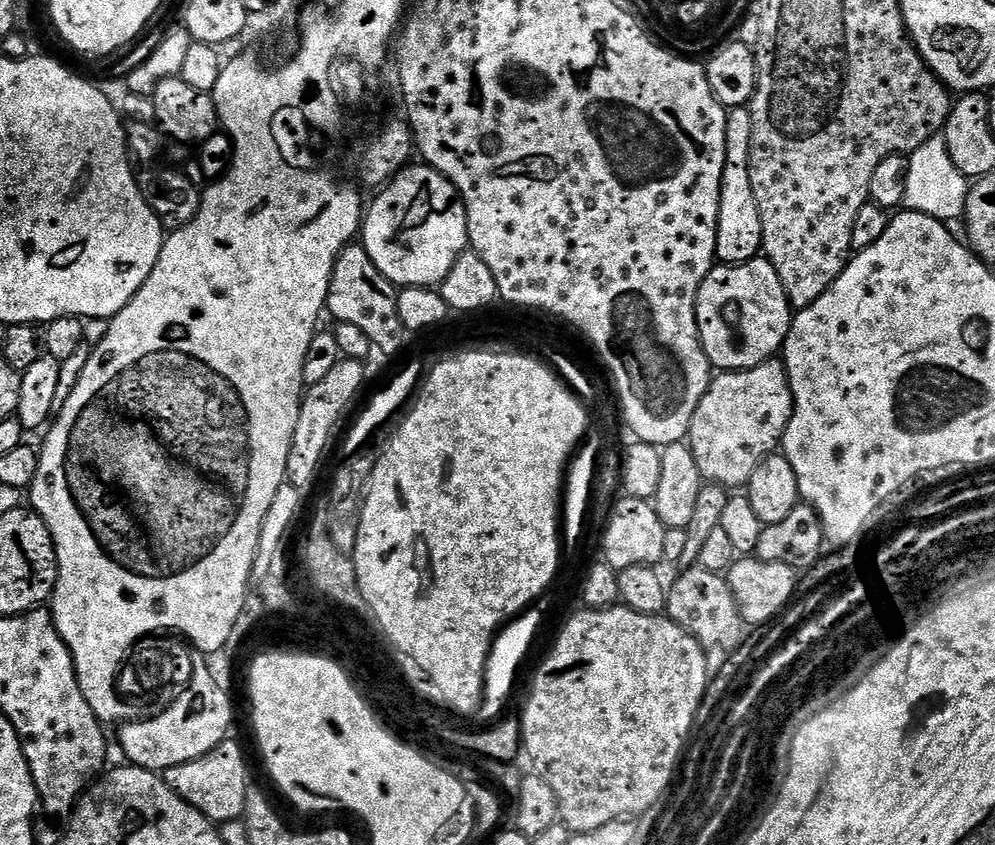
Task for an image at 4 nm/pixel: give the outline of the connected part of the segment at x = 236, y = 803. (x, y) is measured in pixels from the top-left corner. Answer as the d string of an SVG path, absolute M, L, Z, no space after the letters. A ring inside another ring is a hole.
M235 738L223 740L217 748L202 754L202 758L170 766L162 775L170 790L178 794L178 798L194 806L194 810L198 810L217 825L243 817L246 790L250 787L250 780L248 780L248 764L244 761L244 752Z

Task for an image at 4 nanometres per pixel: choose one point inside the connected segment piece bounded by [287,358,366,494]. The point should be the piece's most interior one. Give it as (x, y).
(322, 406)

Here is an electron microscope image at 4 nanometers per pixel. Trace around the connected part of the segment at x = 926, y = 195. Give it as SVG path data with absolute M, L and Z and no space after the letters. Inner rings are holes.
M943 135L927 140L917 152L908 156L908 177L903 207L910 212L921 212L935 220L945 222L959 221L968 204L969 177L960 173L950 158Z

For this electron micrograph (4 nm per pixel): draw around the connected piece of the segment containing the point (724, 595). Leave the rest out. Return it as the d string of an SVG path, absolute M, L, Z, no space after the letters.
M702 567L686 568L679 573L676 581L667 585L668 607L666 615L682 630L686 630L705 650L728 648L732 650L745 639L746 625L734 602L727 579L721 573L711 572Z

